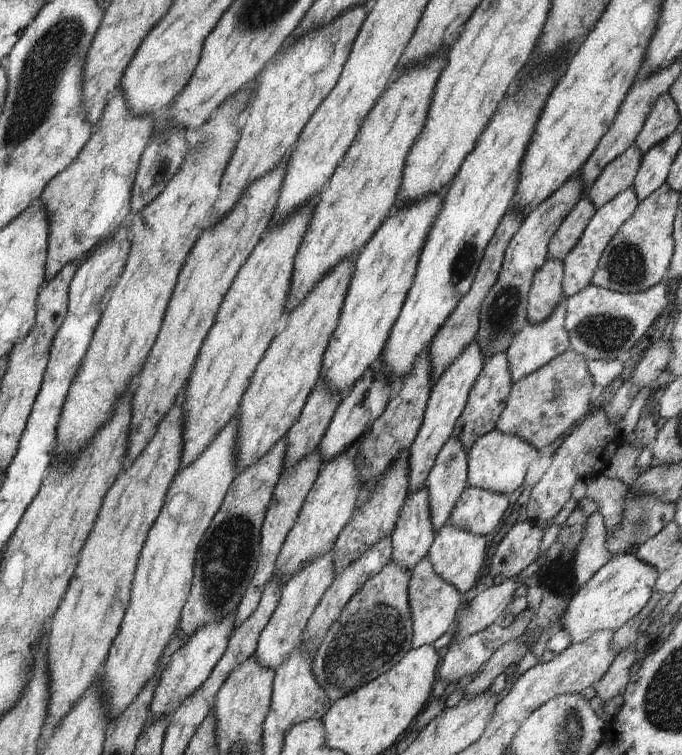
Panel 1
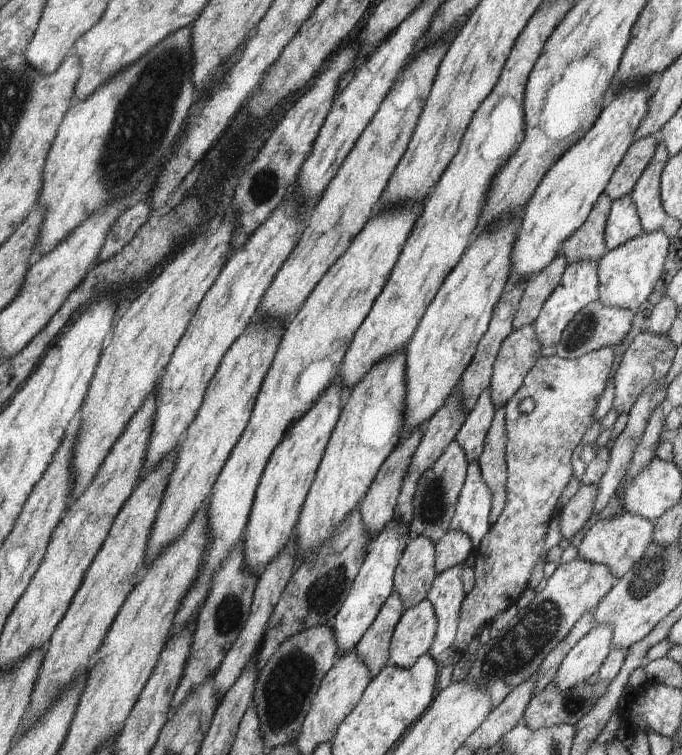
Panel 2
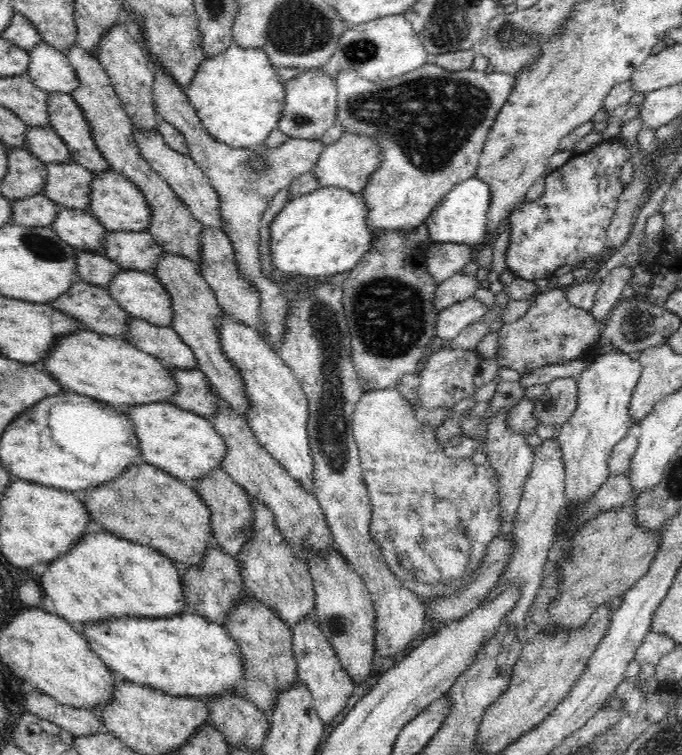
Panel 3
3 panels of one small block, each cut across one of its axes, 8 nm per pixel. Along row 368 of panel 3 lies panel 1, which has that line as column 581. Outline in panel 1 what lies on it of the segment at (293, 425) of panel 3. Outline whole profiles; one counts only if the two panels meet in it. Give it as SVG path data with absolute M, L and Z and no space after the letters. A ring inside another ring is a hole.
M630 188L615 196L612 201L607 202L594 213L594 216L589 220L588 226L584 229L580 240L574 245L570 254L563 260L561 287L564 296L571 297L572 295L578 294L583 288L591 284L602 252L608 246L609 240L618 232L620 226L634 214L638 203L639 200L633 188Z

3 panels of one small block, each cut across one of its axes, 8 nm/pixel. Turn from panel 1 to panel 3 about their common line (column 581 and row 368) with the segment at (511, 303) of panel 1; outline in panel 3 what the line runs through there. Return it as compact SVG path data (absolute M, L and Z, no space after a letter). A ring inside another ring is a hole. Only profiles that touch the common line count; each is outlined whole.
M140 317L130 318L126 339L132 346L157 359L162 359L165 367L196 369L198 361L190 346L170 326L156 326Z

